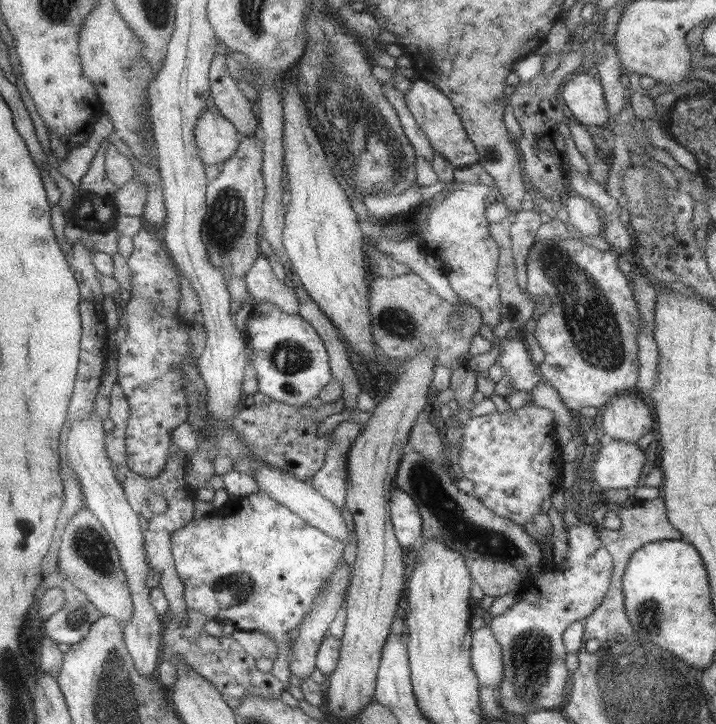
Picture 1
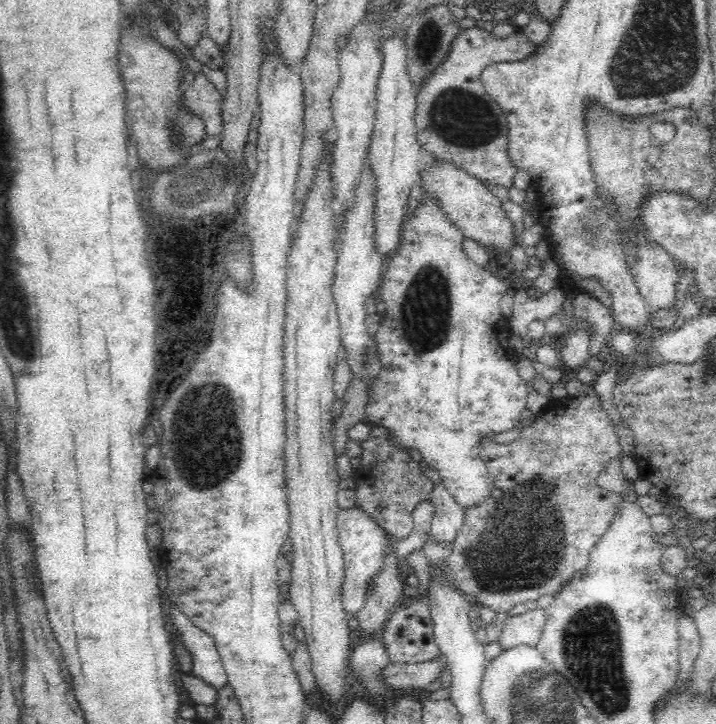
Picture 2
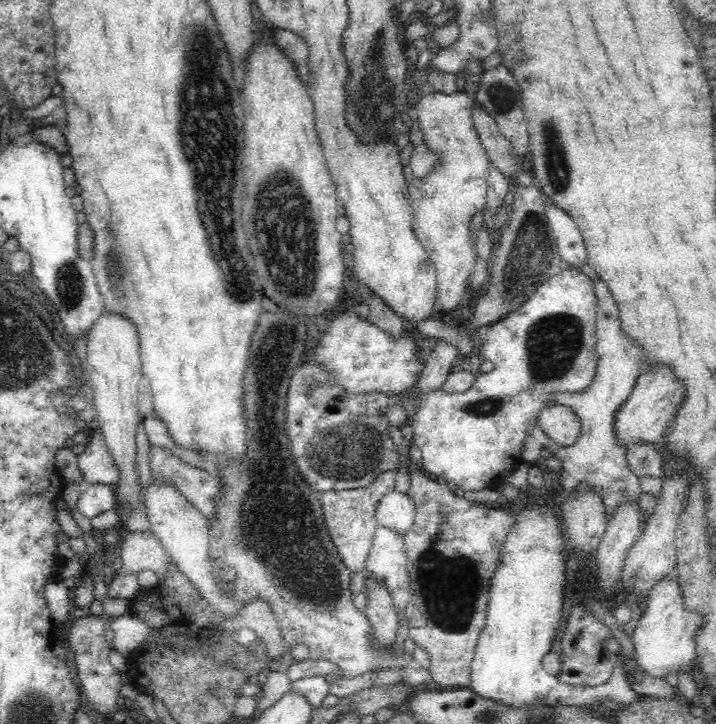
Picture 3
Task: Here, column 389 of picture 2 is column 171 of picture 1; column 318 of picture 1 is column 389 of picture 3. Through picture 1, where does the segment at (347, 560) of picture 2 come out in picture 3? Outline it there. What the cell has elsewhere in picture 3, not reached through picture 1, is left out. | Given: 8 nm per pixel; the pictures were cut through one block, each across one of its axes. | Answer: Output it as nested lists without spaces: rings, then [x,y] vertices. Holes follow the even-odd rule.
[[[378,526],[366,556],[364,570],[388,587],[396,612],[403,612],[410,600],[410,577],[407,571],[404,535]]]

